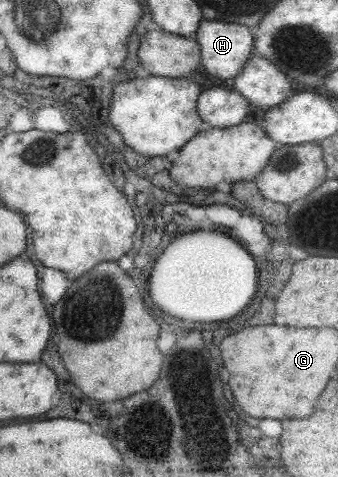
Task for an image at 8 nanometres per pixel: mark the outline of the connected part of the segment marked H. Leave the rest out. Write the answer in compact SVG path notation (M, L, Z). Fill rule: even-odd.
M204 19L200 20L192 38L200 51L200 65L206 73L218 79L230 79L240 73L250 57L254 41L250 29L245 25Z

